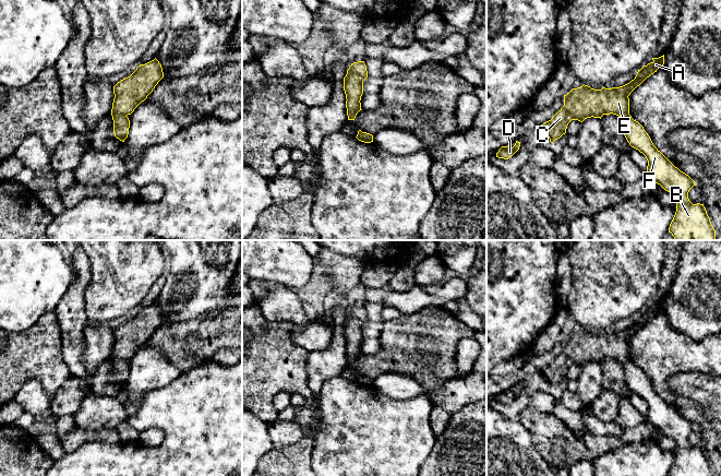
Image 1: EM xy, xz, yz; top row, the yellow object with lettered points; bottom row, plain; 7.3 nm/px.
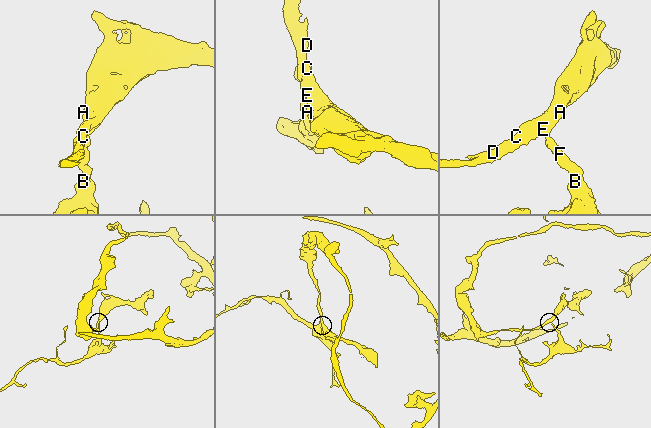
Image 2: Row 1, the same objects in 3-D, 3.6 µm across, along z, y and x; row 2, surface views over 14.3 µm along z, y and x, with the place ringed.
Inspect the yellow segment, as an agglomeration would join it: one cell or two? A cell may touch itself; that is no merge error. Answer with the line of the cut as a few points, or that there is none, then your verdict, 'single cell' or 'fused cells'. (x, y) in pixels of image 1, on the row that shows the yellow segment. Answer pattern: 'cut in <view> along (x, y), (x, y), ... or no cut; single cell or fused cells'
cut in xy along (125, 115), (112, 117); fused cells

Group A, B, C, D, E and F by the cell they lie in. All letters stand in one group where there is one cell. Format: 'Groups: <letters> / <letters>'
Groups: A C D E / B F

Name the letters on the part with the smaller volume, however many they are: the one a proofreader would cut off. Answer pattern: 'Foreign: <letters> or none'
Foreign: B, F

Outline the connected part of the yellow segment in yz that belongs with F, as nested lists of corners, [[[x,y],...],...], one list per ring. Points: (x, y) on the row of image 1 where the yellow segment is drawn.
[[[629,114],[623,118],[623,127],[629,145],[646,156],[648,177],[675,198],[676,212],[669,233],[675,240],[717,240],[704,204],[693,204],[688,199],[689,190],[697,183],[653,145],[644,127]]]

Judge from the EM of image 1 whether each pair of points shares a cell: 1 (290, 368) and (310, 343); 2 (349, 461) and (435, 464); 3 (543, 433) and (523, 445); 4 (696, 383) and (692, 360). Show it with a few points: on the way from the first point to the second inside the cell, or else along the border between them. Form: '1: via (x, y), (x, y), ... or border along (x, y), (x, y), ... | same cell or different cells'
1: border along (291, 326), (291, 340), (309, 352) | different cells
2: border along (435, 442), (431, 453), (420, 464) | different cells
3: border along (519, 419), (528, 431), (536, 450), (547, 462) | different cells
4: border along (709, 372), (679, 372), (669, 379) | different cells

